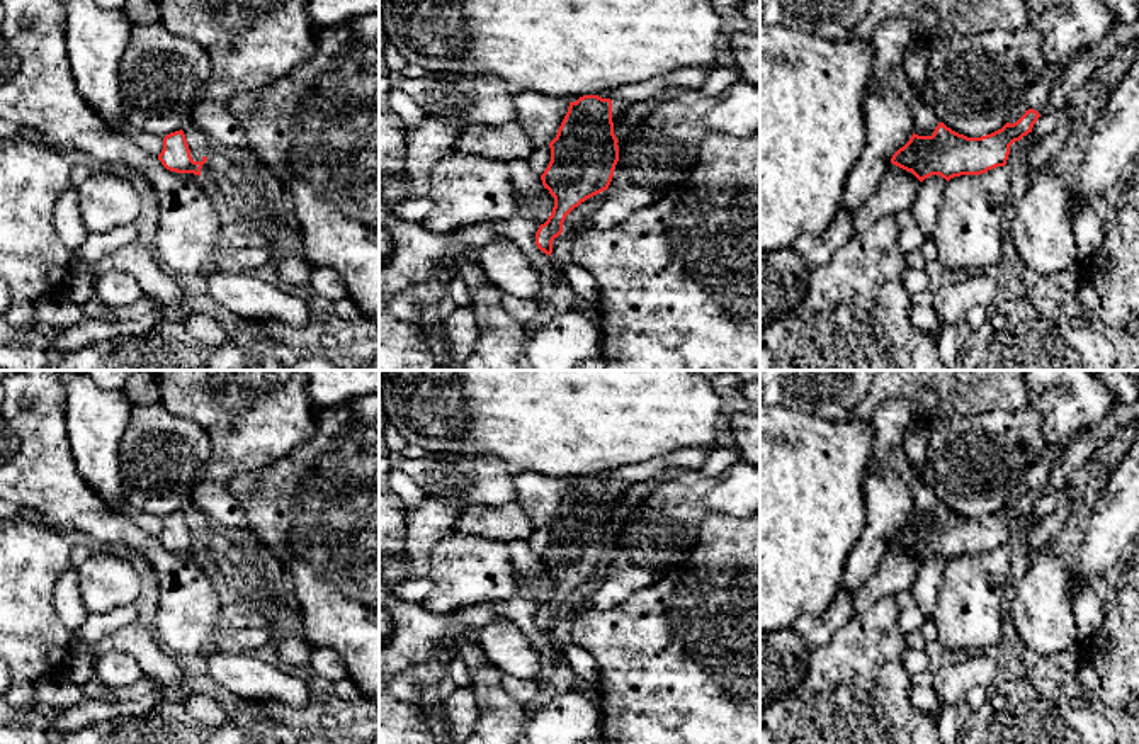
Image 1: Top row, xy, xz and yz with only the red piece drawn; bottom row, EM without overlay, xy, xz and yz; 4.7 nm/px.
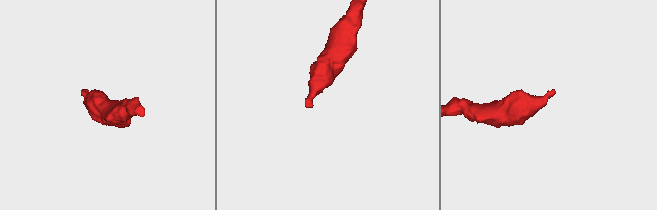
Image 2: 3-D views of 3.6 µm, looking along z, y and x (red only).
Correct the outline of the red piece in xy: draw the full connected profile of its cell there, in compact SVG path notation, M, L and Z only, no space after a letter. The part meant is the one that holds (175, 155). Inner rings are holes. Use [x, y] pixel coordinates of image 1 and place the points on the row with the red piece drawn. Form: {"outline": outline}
{"outline": "M182 129L170 132L163 138L163 149L158 155L158 160L170 172L194 173L199 177L201 177L202 165L207 161L206 156L202 156L201 161L192 160L190 149Z"}

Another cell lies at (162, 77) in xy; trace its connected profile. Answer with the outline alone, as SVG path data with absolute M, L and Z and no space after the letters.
M160 22L133 25L119 63L124 121L160 138L180 131L202 100L209 76L201 44Z

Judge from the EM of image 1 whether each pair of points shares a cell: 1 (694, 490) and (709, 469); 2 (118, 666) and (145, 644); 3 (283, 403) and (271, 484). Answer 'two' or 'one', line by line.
1: two
2: two
3: two

